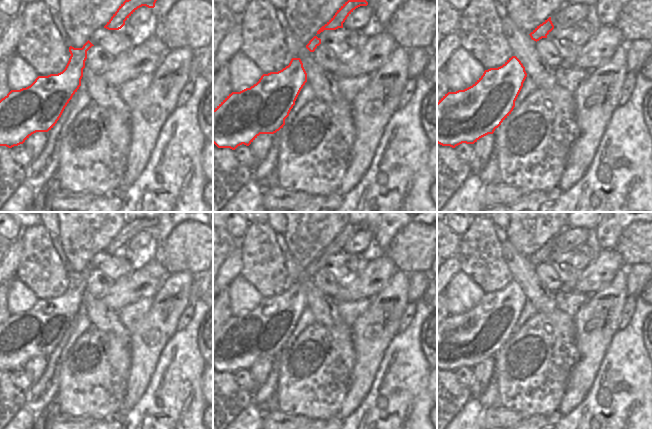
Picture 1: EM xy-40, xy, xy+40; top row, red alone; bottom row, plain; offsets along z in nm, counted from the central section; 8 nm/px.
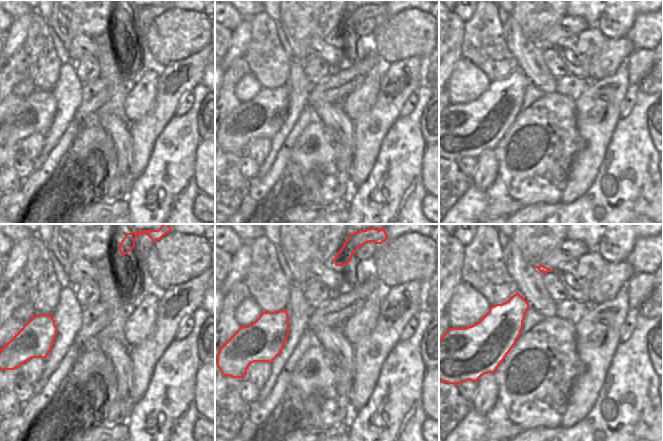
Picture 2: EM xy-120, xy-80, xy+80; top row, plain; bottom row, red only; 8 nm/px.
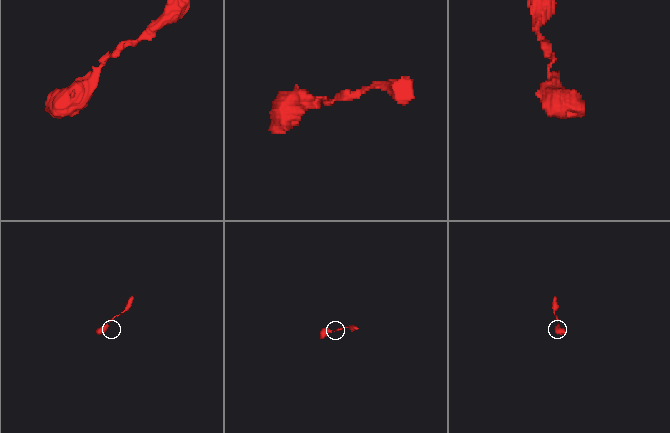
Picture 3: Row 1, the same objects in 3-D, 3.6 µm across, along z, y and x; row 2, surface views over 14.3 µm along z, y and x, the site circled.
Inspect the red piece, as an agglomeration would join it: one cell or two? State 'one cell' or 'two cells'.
one cell

